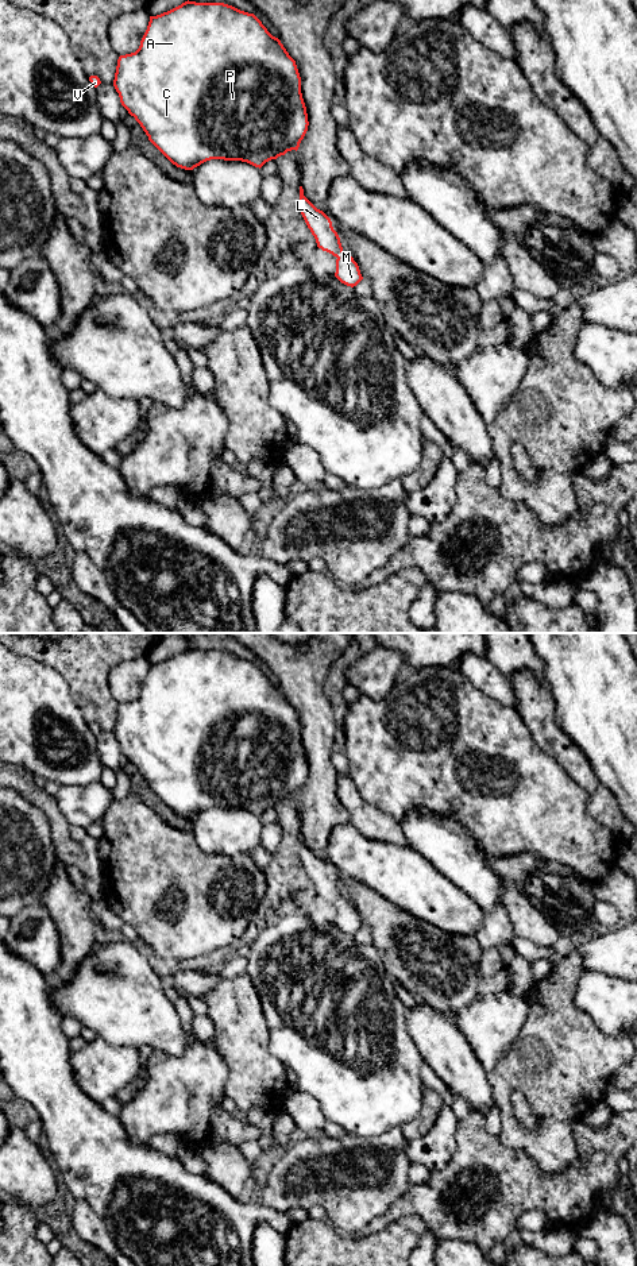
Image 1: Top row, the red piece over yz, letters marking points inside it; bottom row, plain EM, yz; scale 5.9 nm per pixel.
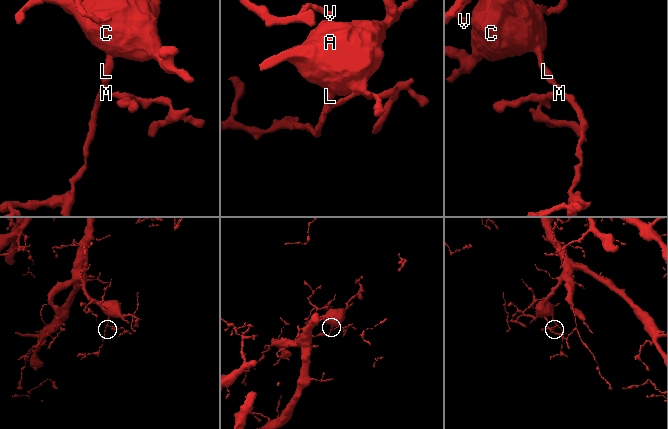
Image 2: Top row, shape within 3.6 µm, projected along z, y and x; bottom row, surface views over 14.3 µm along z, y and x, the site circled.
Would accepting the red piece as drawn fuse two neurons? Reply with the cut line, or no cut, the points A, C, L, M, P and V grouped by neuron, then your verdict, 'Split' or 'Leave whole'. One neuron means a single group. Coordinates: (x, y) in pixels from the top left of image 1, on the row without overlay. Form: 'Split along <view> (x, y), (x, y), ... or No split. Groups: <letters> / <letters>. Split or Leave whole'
No split. Groups: A C L M P V. Leave whole

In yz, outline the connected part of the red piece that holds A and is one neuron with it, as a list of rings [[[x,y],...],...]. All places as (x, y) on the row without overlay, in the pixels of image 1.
[[[188,648],[150,664],[139,696],[119,705],[113,734],[121,753],[140,772],[148,788],[173,813],[185,818],[211,807],[242,808],[260,817],[287,799],[297,799],[309,773],[296,709],[254,661],[224,651]]]

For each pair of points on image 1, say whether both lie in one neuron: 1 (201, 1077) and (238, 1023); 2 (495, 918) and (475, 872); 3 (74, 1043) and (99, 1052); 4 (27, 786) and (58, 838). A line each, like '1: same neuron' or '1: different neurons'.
1: different neurons
2: different neurons
3: different neurons
4: same neuron

